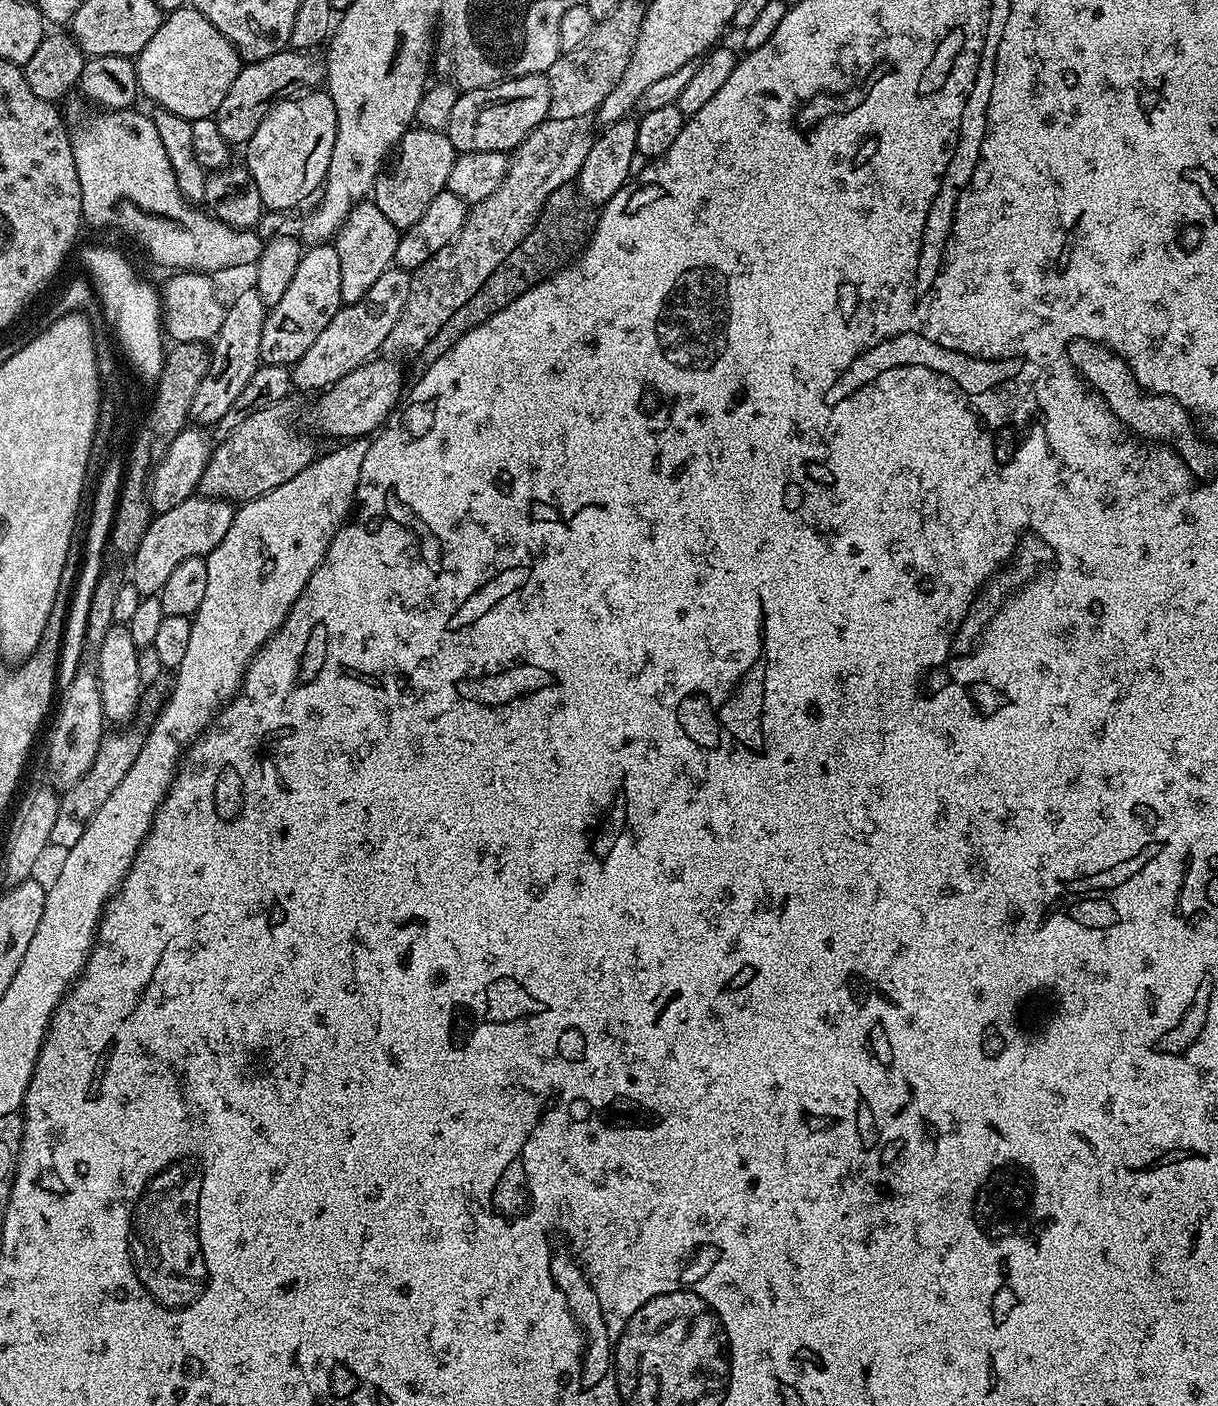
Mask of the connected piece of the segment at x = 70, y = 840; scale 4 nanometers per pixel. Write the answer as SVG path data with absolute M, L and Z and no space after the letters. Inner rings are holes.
M120 736L117 740L105 738L101 741L90 770L59 799L60 813L54 822L54 830L50 830L50 844L53 849L67 850L78 843L78 838L82 838L84 828L93 814L102 806L102 802L106 802L106 798L110 798L110 794L114 794L114 786L118 786L118 782L126 778L126 770L134 766L139 753L140 744L136 742L132 744L128 736Z

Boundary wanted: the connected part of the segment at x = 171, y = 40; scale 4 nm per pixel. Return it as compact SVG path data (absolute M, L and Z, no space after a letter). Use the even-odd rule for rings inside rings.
M185 6L176 12L169 12L163 17L150 42L135 57L136 83L139 91L144 92L165 112L171 112L174 116L181 116L189 122L193 120L206 120L215 117L218 106L230 90L234 78L242 67L242 57L232 43L226 39L215 26L210 23L198 9Z

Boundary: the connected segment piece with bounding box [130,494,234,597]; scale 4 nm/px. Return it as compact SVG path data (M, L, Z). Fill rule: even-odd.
M197 494L186 498L174 510L153 515L148 523L146 534L142 534L142 542L138 550L130 557L132 576L130 583L140 591L141 597L155 596L166 586L166 578L174 574L182 562L195 556L206 558L226 538L226 530L230 530L230 522L234 508L229 501L217 500L214 496Z

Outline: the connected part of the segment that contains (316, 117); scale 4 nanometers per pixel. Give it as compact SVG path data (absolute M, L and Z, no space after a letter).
M312 90L273 104L243 149L251 187L258 190L265 209L284 212L296 208L323 185L336 137L334 102L327 91Z

